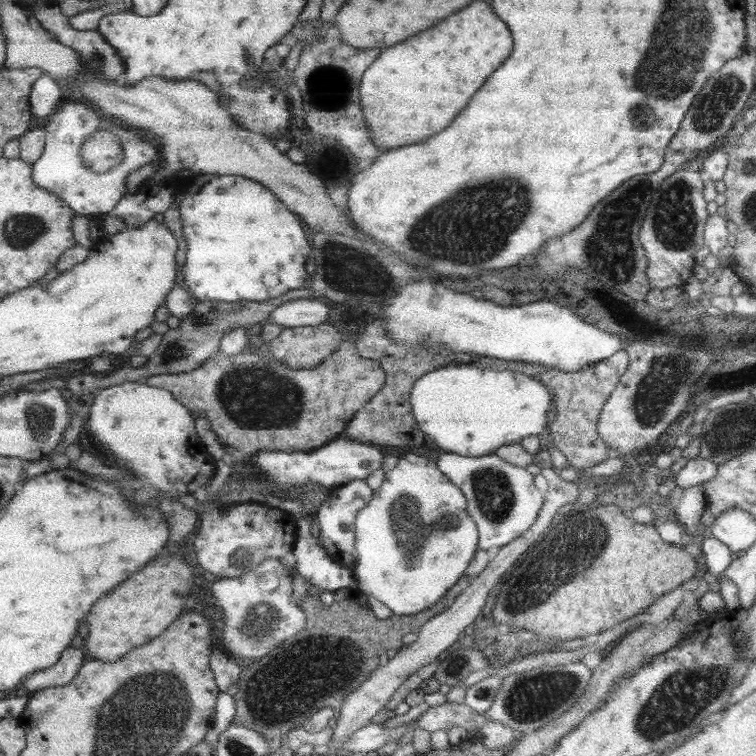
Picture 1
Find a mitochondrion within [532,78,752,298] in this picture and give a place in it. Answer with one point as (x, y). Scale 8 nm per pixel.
(614, 254)

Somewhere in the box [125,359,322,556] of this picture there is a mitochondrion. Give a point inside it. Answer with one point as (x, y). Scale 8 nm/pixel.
(237, 391)

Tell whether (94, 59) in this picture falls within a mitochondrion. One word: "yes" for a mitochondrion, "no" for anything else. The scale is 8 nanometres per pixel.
yes

